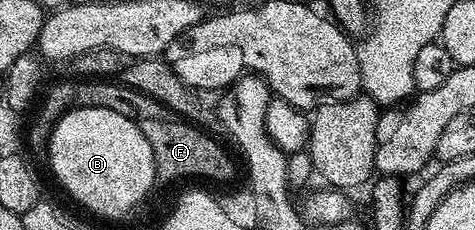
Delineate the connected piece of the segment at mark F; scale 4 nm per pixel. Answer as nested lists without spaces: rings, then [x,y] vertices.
[[[144,119],[140,122],[144,131],[144,139],[148,139],[148,147],[152,147],[152,155],[158,172],[157,180],[182,181],[185,177],[203,177],[206,181],[226,181],[234,173],[234,161],[226,154],[226,149],[214,137],[209,137],[205,128],[182,119]]]

